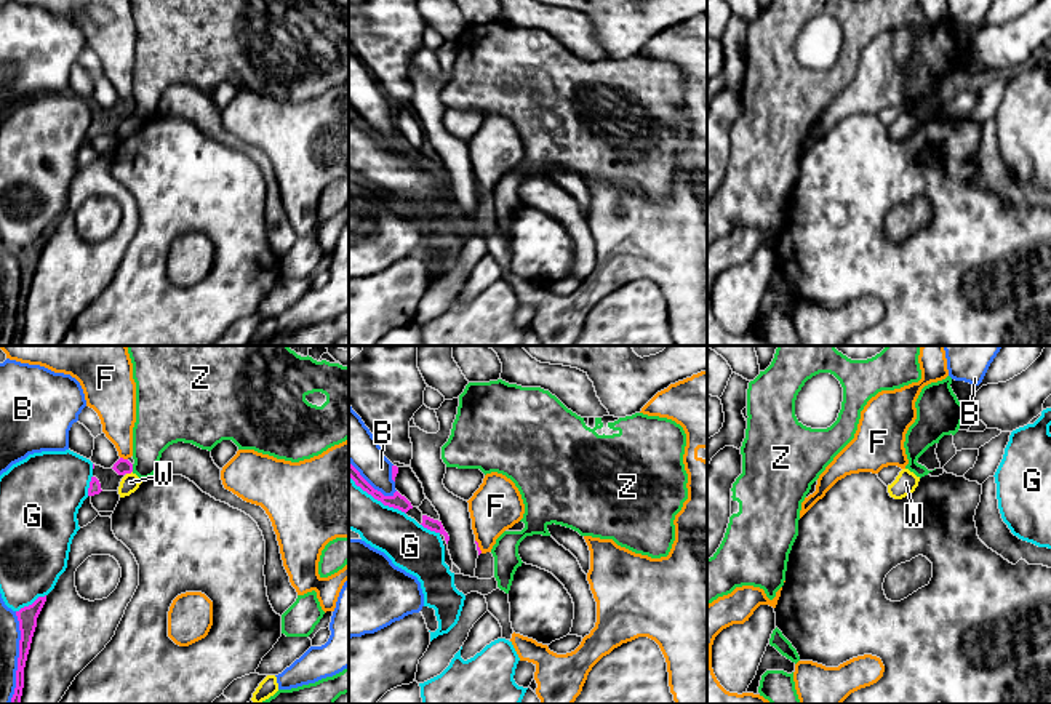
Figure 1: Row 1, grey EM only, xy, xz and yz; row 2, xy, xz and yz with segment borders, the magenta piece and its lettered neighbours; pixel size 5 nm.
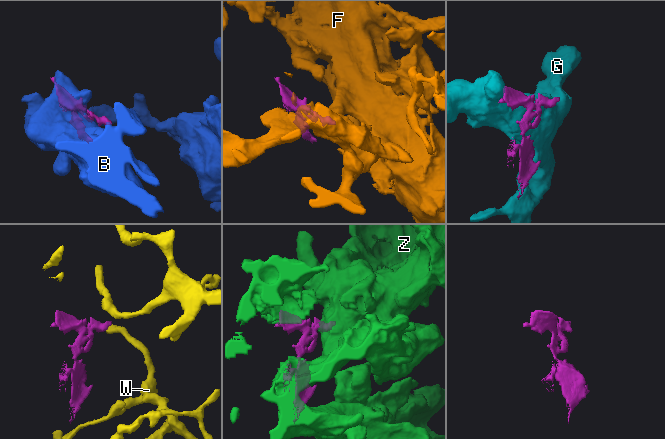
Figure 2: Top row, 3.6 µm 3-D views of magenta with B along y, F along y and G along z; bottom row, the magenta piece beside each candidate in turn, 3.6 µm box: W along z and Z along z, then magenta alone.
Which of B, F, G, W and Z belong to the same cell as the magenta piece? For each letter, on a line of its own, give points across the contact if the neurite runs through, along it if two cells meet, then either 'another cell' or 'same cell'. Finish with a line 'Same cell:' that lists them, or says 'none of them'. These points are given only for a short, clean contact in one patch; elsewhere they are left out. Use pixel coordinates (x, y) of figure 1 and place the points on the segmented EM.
B: another cell
F: along xy (120, 456), (127, 460) | another cell
G: another cell
W: along xy (131, 471), (127, 474) | another cell
Z: along xy (131, 464), (133, 471) | another cell
Same cell: none of them

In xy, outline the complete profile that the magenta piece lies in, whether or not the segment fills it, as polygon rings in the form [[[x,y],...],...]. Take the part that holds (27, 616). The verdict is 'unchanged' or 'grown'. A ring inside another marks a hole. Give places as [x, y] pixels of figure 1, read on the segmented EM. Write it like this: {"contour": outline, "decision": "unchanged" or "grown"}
{"contour": [[[46,595],[38,597],[32,605],[16,611],[19,621],[21,640],[19,640],[19,658],[18,658],[18,670],[16,670],[16,688],[10,704],[21,704],[21,696],[24,688],[24,667],[30,650],[32,637],[37,627],[37,618],[45,602],[46,602]]], "decision": "unchanged"}

